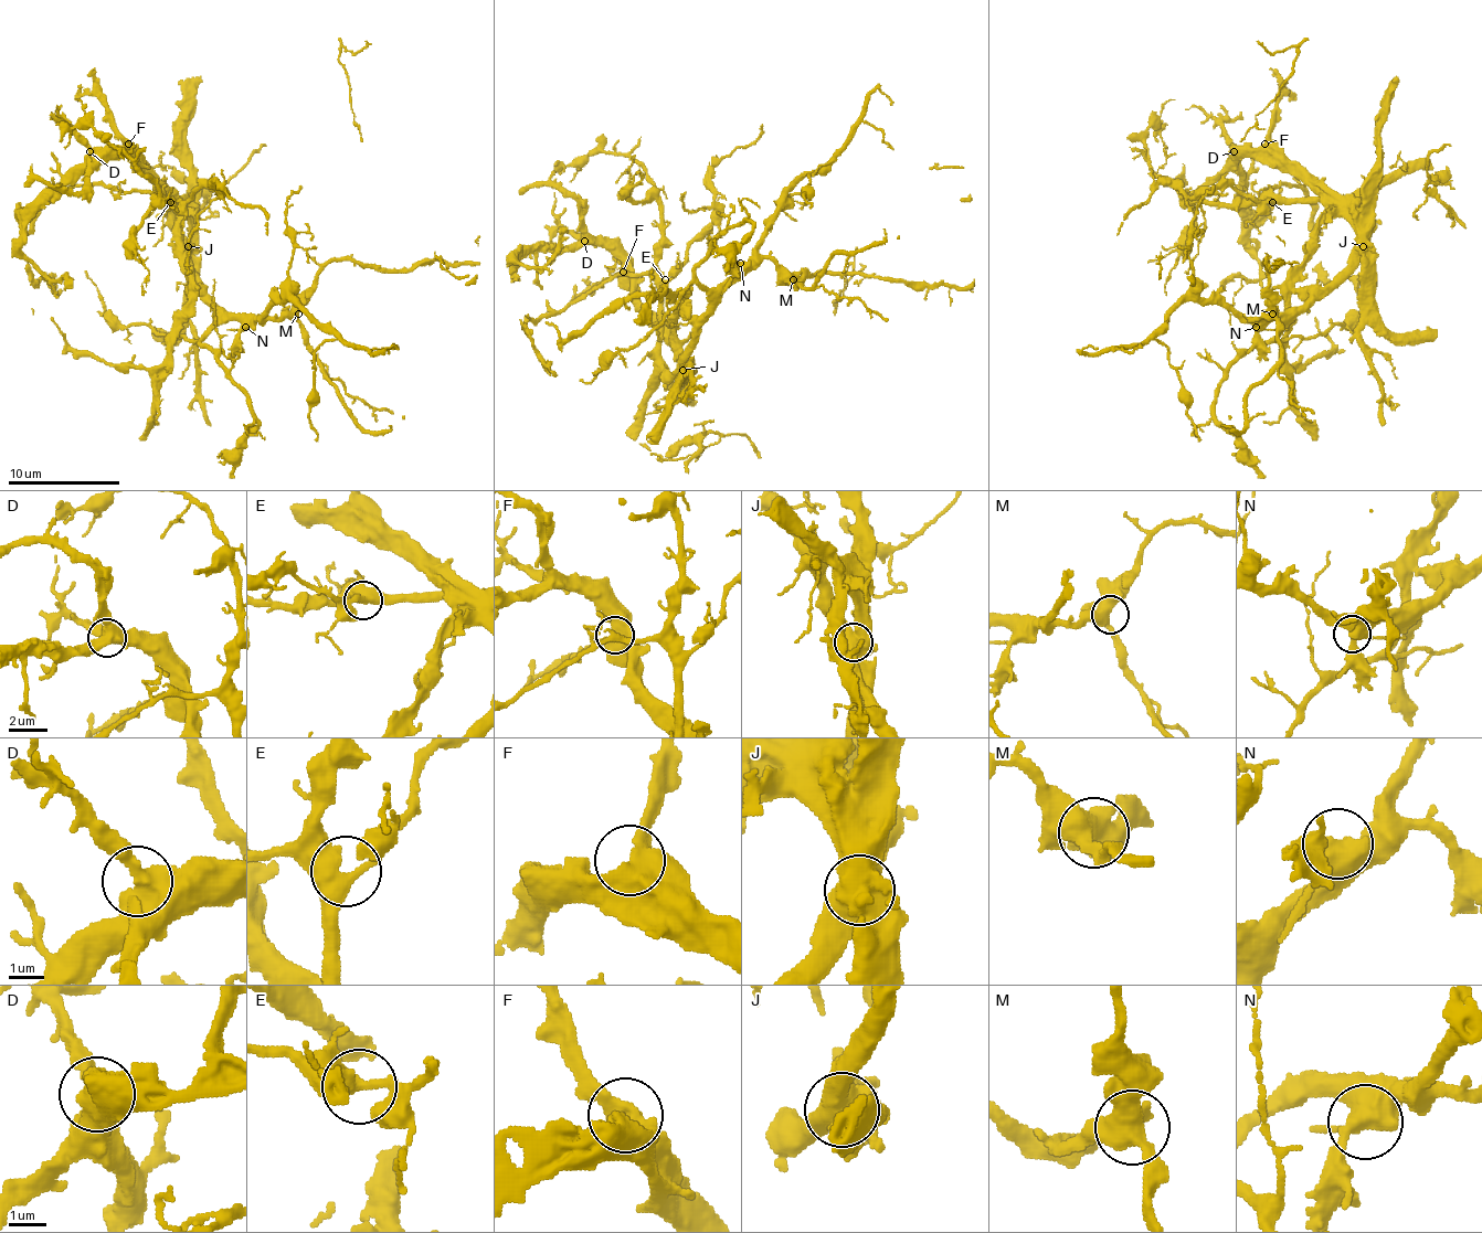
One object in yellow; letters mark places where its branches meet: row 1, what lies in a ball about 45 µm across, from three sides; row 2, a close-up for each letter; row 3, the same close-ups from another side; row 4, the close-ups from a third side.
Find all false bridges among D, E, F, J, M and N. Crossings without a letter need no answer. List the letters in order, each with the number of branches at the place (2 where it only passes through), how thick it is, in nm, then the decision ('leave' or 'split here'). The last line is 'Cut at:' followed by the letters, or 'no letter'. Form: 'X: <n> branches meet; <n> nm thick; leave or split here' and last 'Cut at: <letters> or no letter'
D: 2 branches meet; 440 nm thick; leave
E: 3 branches meet; 400 nm thick; leave
F: 2 branches meet; 700 nm thick; leave
J: 6 branches meet; 700 nm thick; split here
M: 3 branches meet; 550 nm thick; leave
N: 3 branches meet; 480 nm thick; leave
Cut at: J

